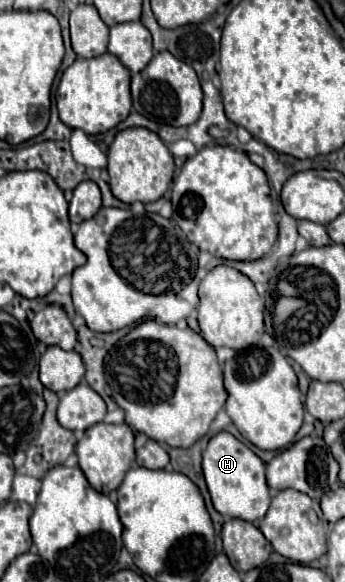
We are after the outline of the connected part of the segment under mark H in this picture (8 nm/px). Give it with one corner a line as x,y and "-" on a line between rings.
222,431
216,433
202,453
202,471
214,503
214,509
226,517
244,521
262,519
270,507
270,493
264,477
262,459
234,435

